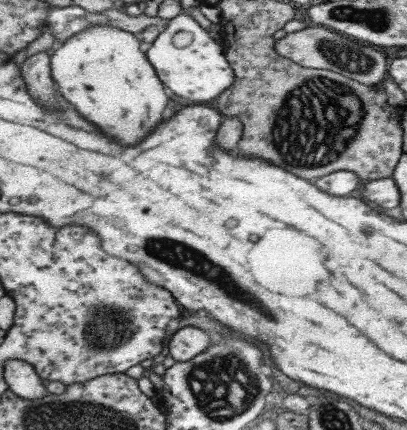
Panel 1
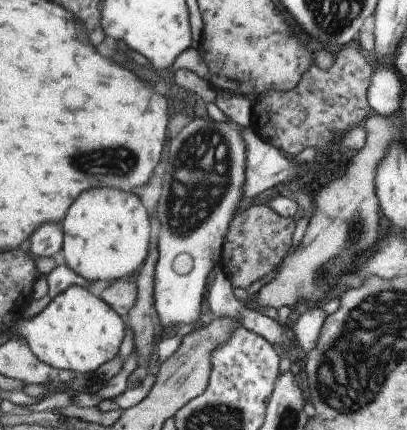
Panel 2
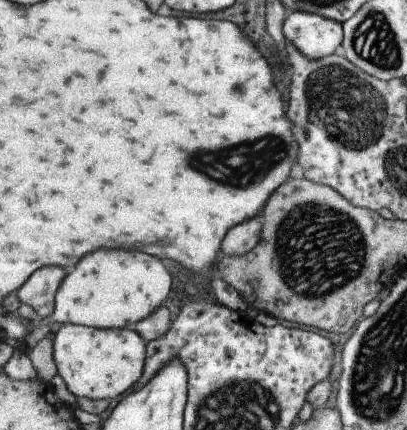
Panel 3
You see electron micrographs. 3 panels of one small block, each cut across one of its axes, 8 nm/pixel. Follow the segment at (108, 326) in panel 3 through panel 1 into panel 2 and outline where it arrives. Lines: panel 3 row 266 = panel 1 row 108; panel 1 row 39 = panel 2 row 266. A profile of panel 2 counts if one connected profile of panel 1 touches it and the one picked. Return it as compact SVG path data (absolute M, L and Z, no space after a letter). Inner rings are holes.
M95 188L83 192L65 218L65 260L91 282L117 282L135 278L151 252L151 218L143 200L119 188Z

